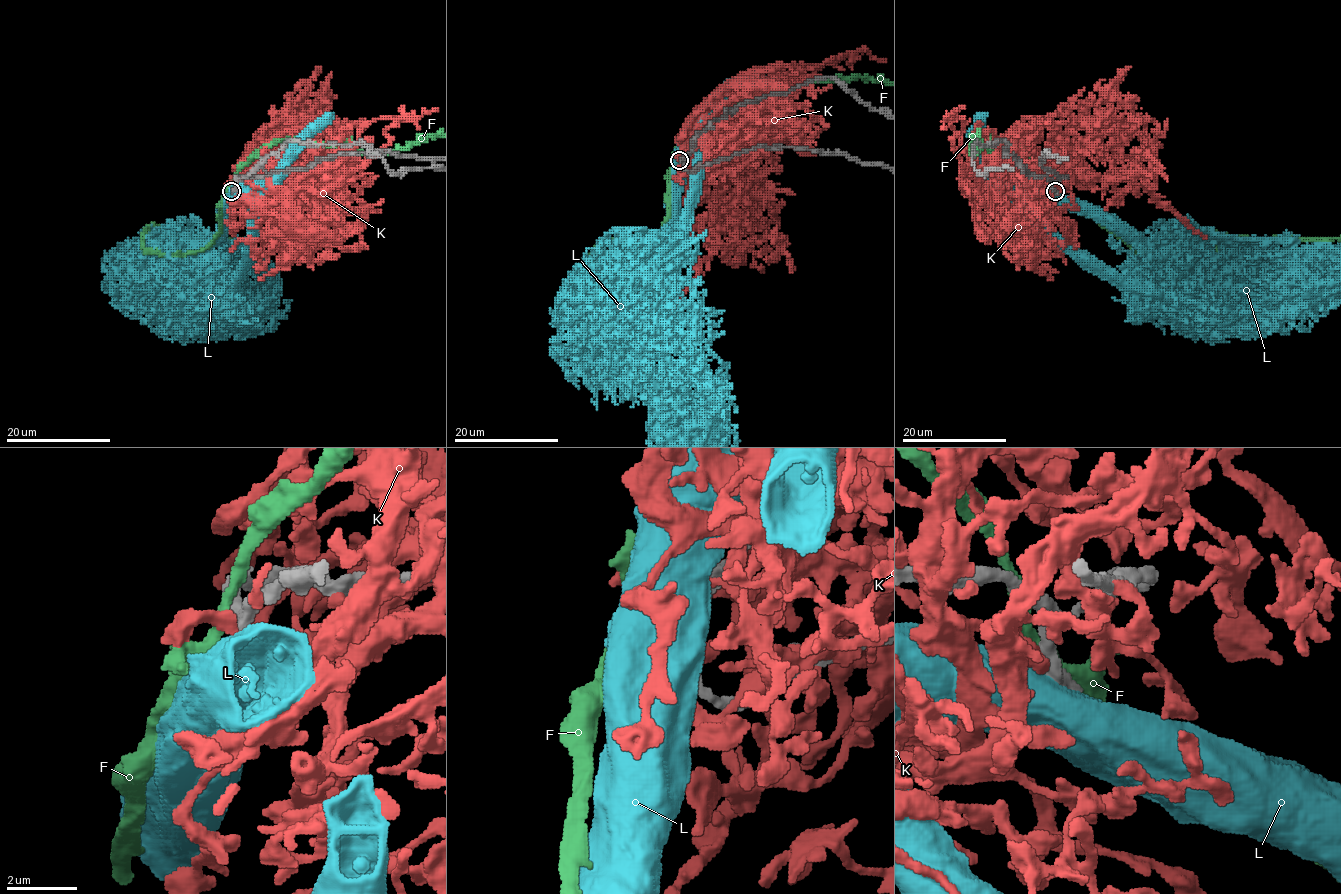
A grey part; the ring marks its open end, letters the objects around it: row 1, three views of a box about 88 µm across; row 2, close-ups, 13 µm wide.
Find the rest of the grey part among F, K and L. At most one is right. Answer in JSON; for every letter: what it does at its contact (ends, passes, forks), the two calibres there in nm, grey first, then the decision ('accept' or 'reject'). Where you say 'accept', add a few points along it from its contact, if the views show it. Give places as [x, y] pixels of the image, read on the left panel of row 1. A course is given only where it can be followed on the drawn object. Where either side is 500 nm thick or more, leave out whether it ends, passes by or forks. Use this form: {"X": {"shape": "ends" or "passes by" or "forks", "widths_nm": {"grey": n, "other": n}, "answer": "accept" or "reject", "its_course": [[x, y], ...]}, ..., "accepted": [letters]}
{"F": {"widths_nm": {"grey": 650, "other": 440}, "answer": "reject"}, "K": {"shape": "passes by", "widths_nm": {"grey": 480, "other": 300}, "answer": "reject"}, "L": {"widths_nm": {"grey": 650, "other": 900}, "answer": "reject"}, "accepted": []}

